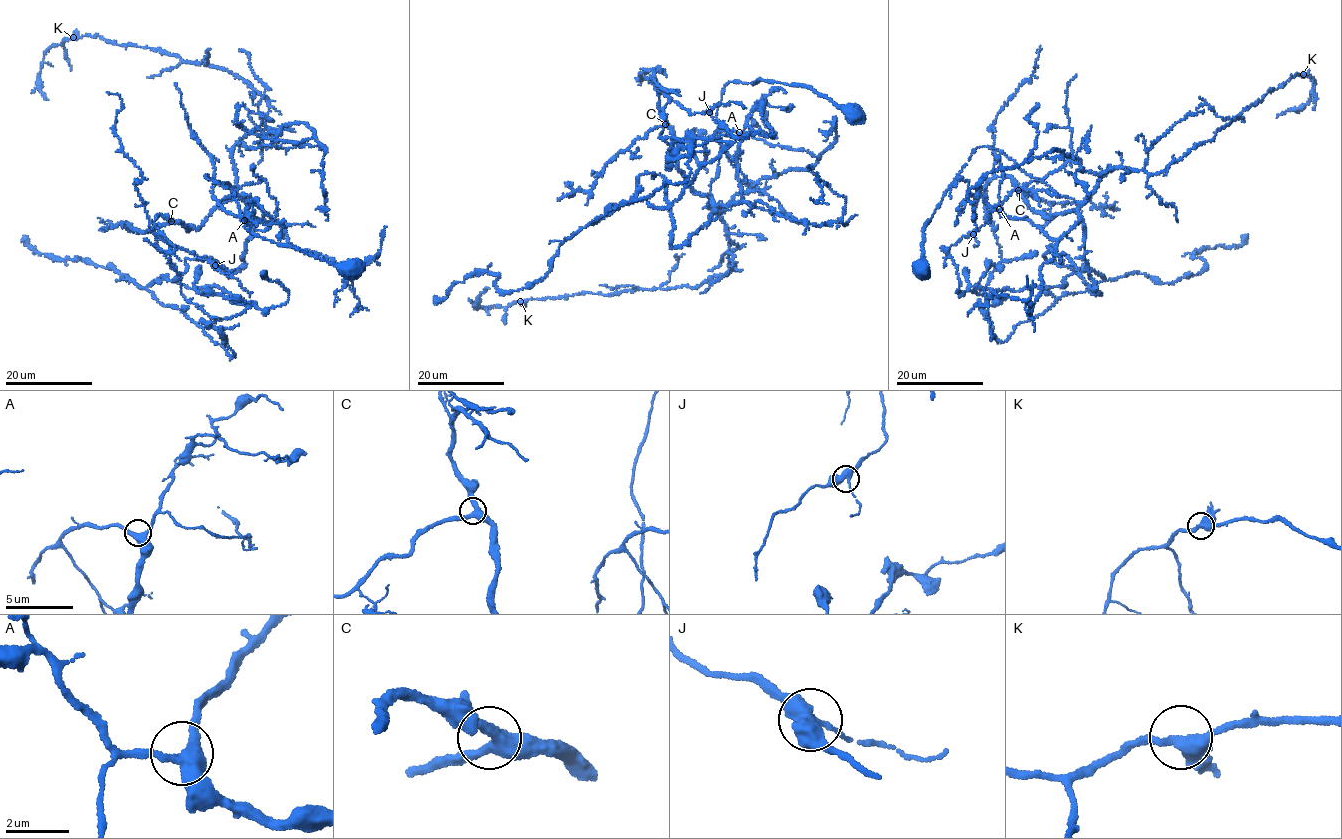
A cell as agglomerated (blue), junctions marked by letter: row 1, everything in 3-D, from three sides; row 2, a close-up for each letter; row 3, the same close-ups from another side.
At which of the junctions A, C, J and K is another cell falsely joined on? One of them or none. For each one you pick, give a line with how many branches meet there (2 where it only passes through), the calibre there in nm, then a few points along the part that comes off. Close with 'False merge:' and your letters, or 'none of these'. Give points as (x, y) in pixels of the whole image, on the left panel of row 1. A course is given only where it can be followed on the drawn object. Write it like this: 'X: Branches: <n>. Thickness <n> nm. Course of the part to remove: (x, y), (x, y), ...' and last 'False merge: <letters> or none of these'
False merge: none of these

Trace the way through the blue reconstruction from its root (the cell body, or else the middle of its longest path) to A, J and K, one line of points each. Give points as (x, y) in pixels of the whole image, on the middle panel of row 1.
A: (854, 114), (805, 86), (729, 82), (717, 111), (720, 156), (710, 184), (717, 205), (742, 198), (739, 132)
J: (854, 114), (805, 86), (729, 82), (709, 199), (676, 168), (658, 94), (691, 114), (709, 112)
K: (854, 114), (805, 86), (729, 82), (708, 207), (723, 221), (731, 270), (694, 287), (521, 302)

